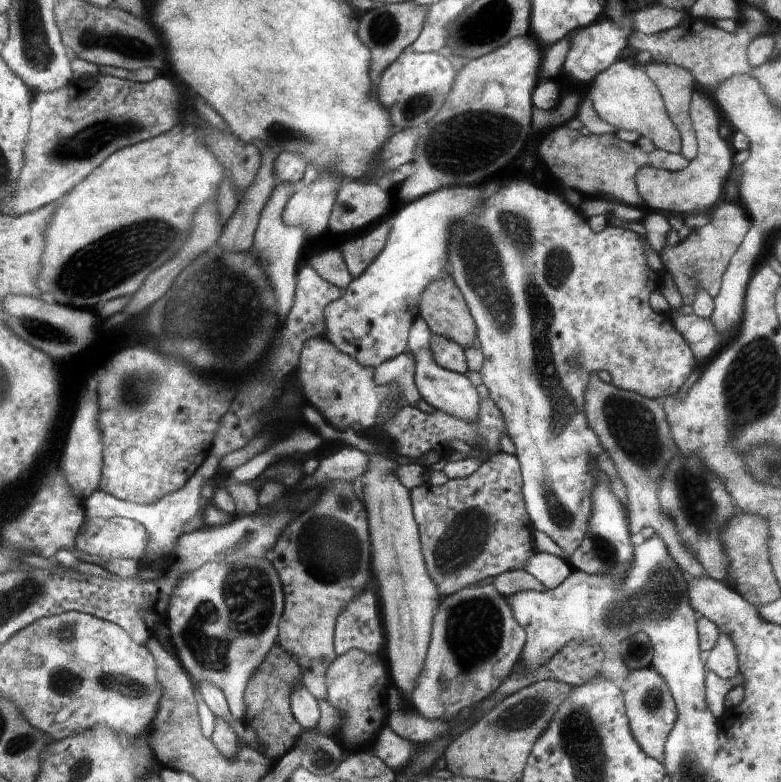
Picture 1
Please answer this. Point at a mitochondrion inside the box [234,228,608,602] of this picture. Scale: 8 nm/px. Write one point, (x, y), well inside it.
(333, 555)

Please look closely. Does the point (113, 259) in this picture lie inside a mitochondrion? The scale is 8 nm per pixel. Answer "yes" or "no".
yes

